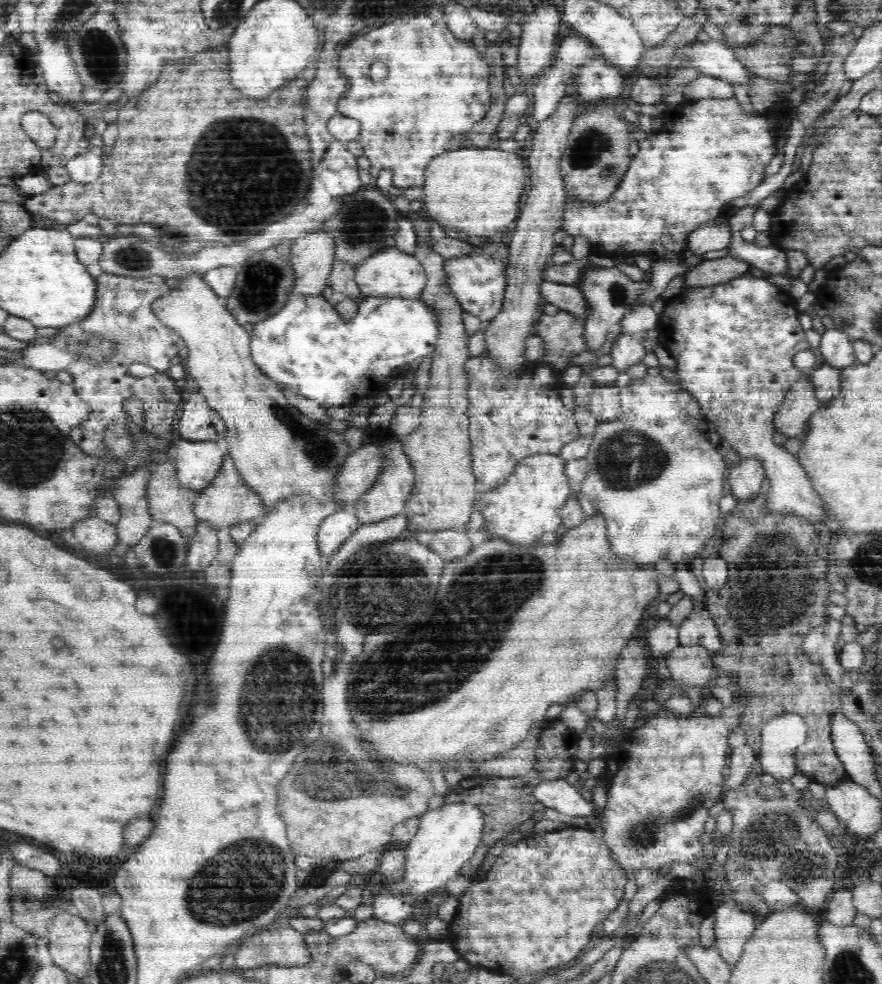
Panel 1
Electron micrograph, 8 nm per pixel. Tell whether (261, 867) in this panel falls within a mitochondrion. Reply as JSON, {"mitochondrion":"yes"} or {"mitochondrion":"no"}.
{"mitochondrion":"yes"}

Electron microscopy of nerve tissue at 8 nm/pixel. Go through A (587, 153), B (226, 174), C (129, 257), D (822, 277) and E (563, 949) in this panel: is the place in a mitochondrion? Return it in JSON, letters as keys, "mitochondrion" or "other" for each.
{"A":"mitochondrion","B":"mitochondrion","C":"mitochondrion","D":"other","E":"other"}

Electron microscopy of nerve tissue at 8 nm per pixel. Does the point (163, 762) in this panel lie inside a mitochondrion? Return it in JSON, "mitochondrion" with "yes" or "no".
{"mitochondrion":"no"}

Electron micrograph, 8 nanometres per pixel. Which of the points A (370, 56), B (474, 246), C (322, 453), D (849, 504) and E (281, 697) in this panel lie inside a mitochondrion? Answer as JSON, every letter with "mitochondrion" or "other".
{"A":"other","B":"other","C":"mitochondrion","D":"other","E":"mitochondrion"}

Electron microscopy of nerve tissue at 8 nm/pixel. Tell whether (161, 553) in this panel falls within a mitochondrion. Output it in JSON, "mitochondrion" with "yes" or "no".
{"mitochondrion":"yes"}

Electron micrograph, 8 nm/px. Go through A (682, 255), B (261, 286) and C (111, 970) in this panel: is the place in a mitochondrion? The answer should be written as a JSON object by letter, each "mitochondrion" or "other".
{"A":"other","B":"mitochondrion","C":"mitochondrion"}

